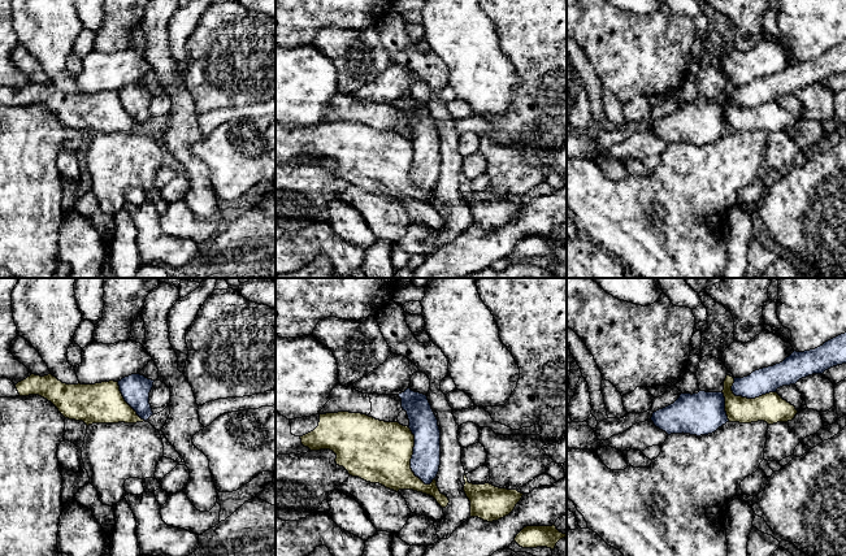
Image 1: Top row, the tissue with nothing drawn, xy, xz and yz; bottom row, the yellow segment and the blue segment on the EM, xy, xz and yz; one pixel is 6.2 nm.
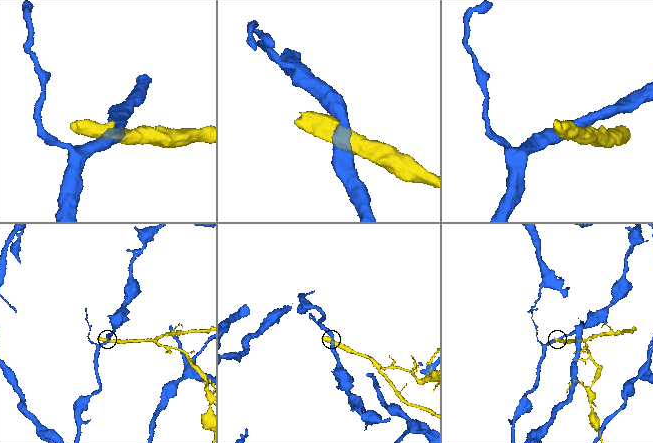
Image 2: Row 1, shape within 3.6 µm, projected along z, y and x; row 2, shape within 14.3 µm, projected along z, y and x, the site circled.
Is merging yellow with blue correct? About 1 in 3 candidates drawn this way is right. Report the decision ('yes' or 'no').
no

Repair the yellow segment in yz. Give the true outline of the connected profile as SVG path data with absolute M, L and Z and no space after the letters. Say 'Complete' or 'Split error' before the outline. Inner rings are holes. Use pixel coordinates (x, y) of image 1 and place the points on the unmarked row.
Complete. M734 87L724 90L725 121L729 131L751 133L764 130L768 134L794 129L798 120L777 101L769 101L755 108L736 105L732 100Z

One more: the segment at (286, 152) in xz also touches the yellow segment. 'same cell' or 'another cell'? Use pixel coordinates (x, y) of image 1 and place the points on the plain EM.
same cell

